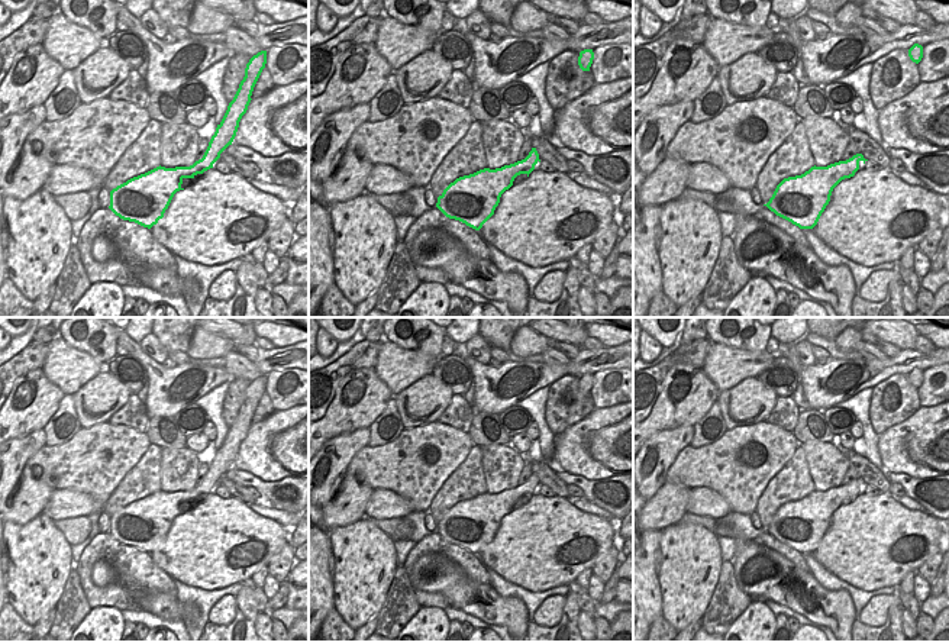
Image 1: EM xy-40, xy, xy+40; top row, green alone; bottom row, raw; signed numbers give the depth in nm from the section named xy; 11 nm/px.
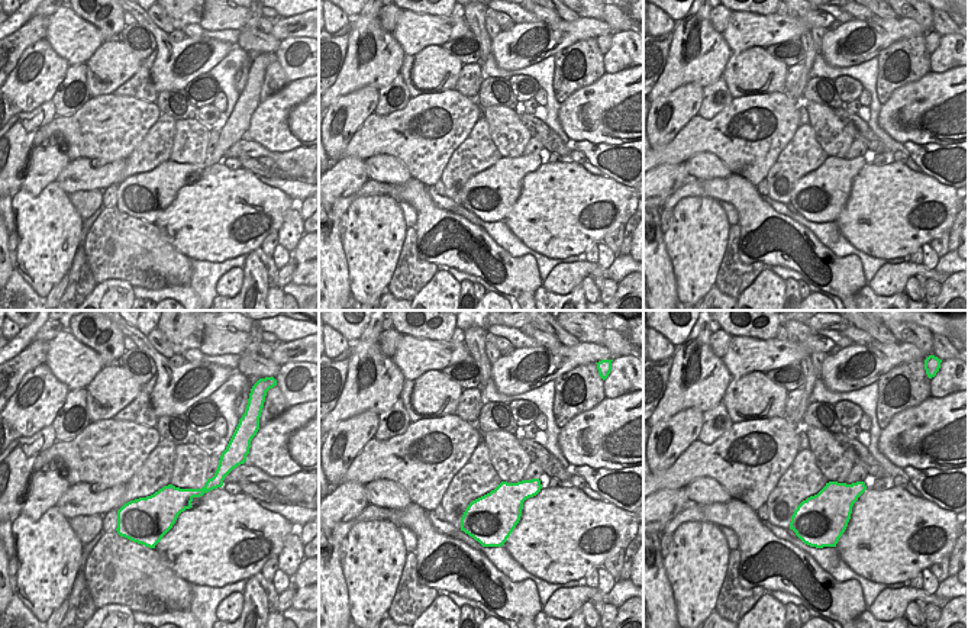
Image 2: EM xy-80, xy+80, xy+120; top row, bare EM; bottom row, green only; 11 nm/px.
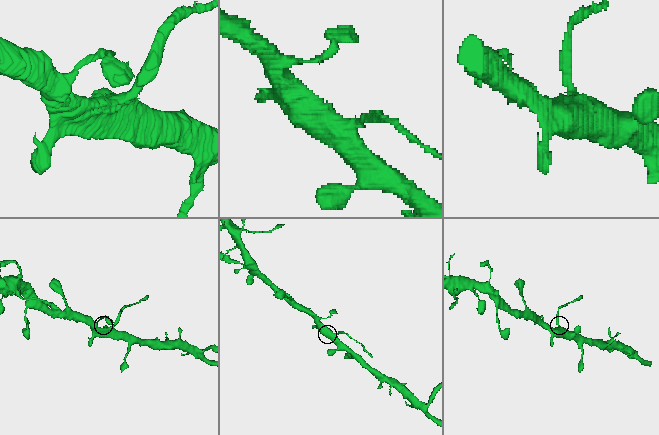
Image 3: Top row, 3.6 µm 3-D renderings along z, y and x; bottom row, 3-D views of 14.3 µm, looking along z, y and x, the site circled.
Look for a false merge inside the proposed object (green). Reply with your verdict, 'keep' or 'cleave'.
cleave

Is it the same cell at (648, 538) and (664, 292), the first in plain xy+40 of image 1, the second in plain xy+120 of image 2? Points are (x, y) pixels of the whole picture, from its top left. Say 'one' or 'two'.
one

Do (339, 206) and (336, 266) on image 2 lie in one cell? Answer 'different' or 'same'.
same

